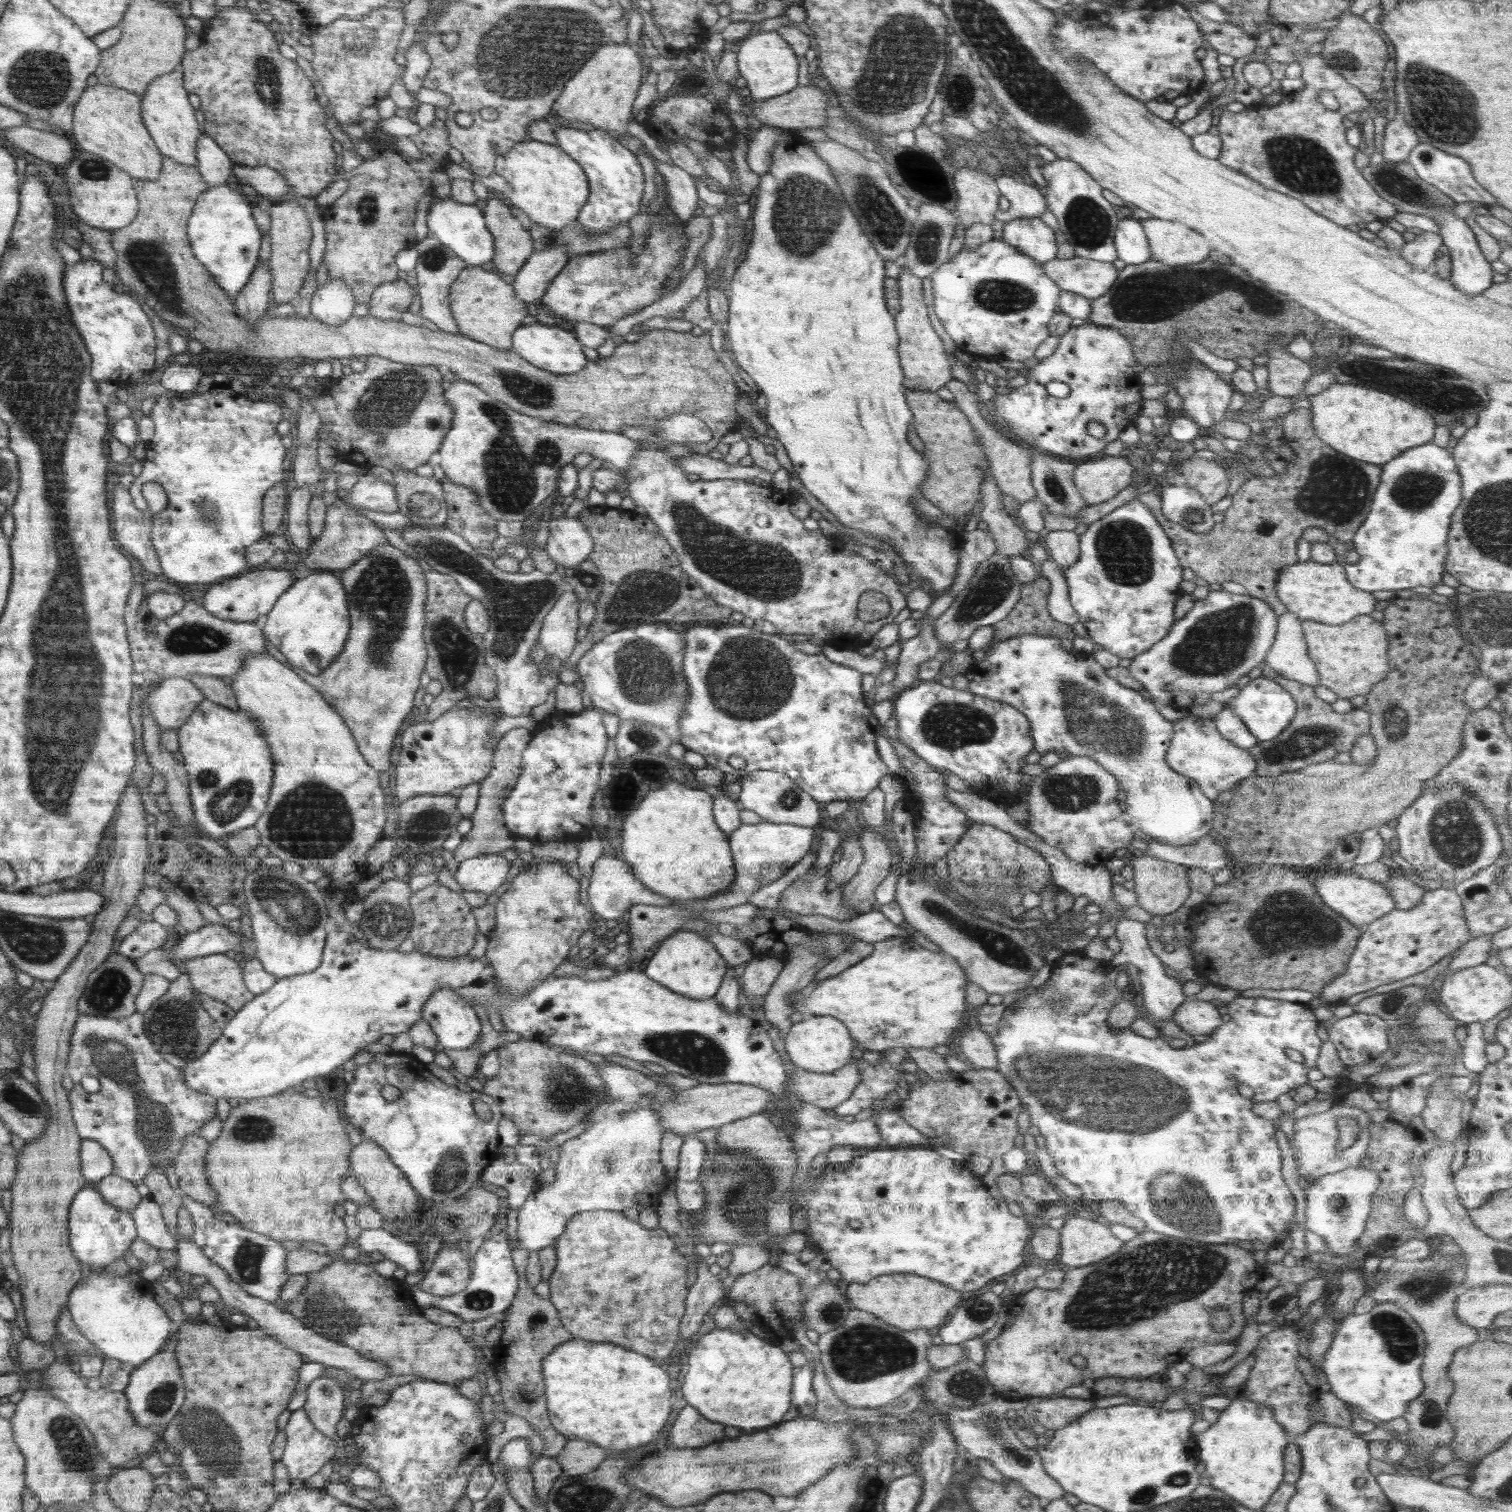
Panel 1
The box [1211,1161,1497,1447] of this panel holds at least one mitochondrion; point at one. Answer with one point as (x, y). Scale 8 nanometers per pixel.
(1399, 1339)

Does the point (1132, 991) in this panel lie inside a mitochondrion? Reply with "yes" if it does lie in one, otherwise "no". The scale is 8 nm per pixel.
no

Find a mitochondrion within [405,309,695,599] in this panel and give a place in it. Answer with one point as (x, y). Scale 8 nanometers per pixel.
(512, 482)

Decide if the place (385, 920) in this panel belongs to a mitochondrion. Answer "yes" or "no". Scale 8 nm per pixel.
yes

